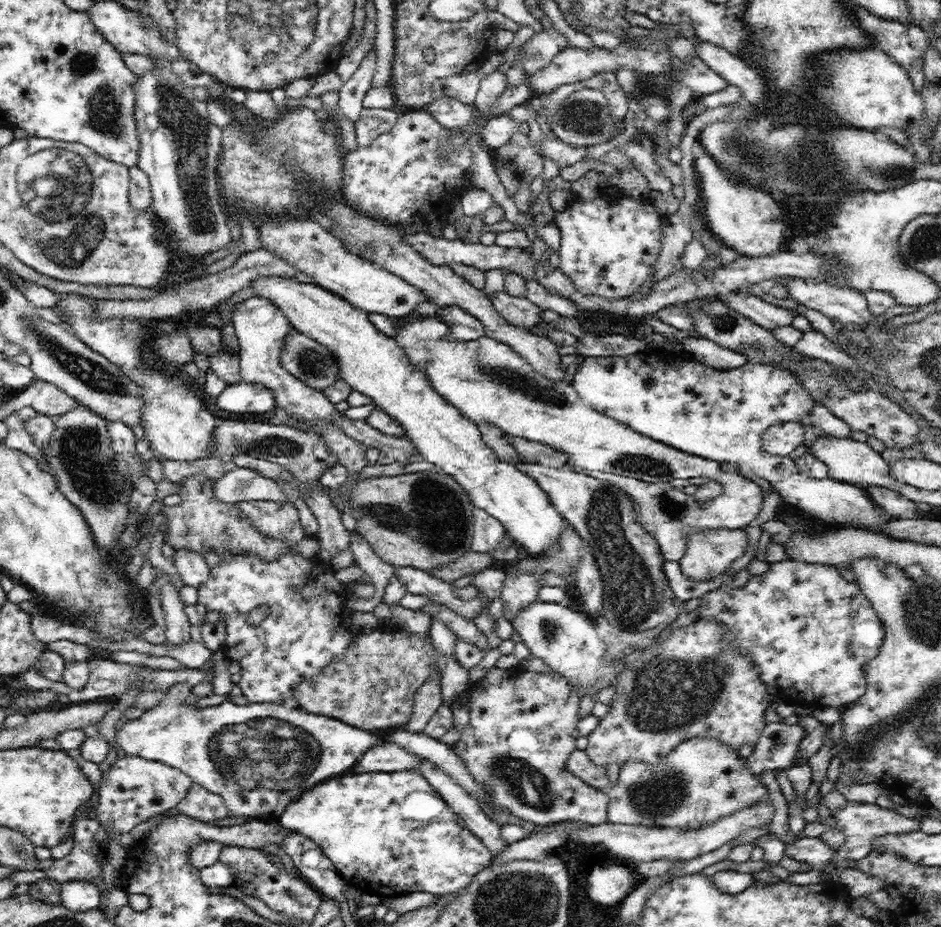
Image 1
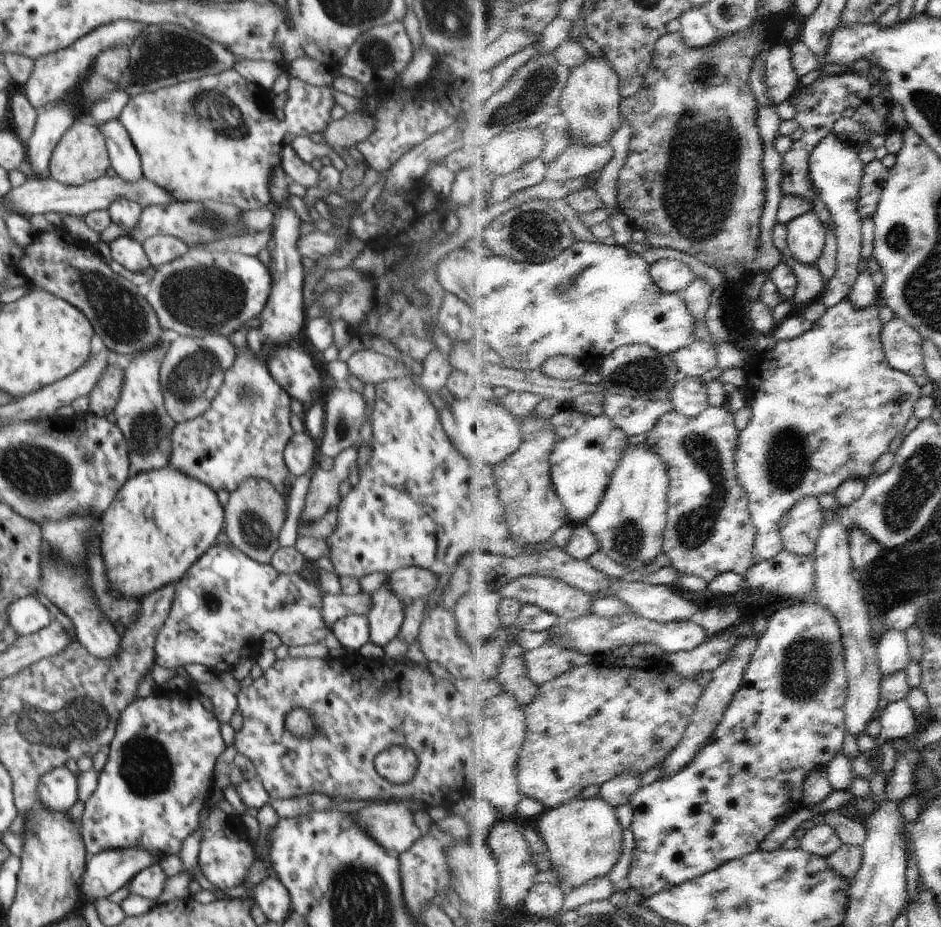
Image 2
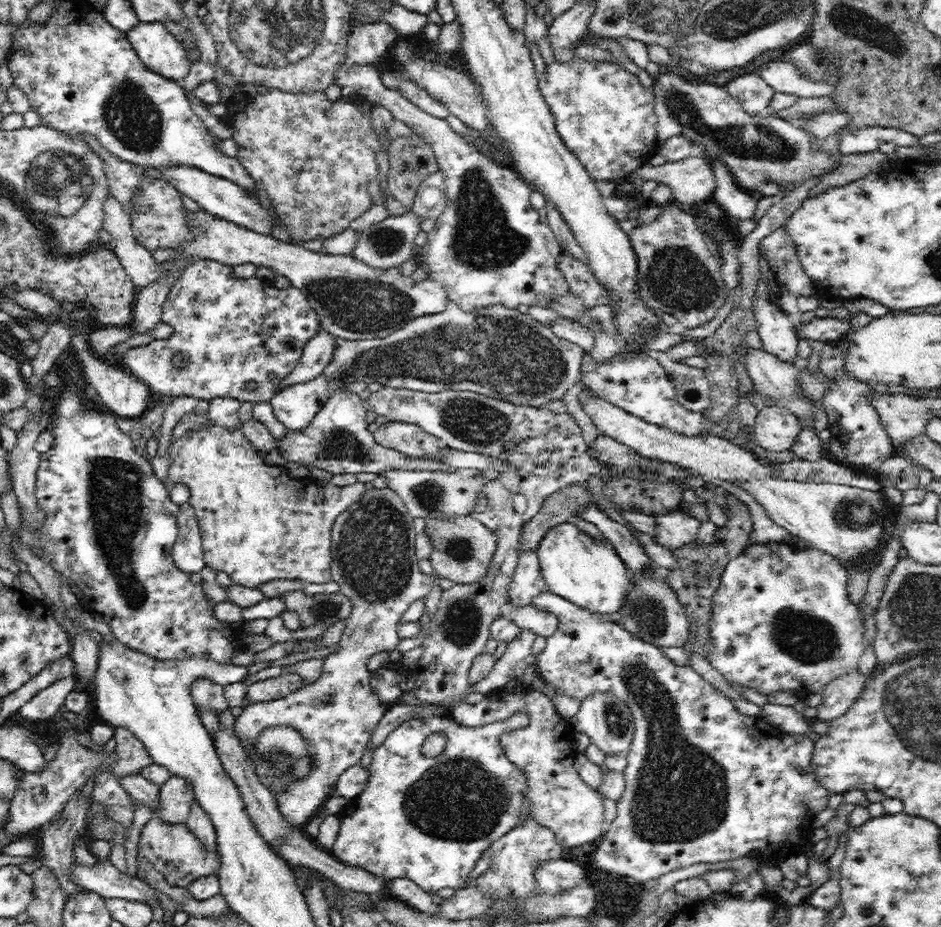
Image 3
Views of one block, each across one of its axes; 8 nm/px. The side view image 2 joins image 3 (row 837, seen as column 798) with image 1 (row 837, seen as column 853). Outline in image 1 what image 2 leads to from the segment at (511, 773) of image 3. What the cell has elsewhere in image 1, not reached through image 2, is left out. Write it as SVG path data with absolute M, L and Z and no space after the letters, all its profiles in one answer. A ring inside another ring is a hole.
M404 767L394 770L394 772L370 772L366 774L359 772L355 776L340 776L330 780L330 782L321 783L314 786L310 792L302 794L302 798L297 799L292 805L289 805L285 814L282 815L280 823L287 831L302 835L302 838L315 842L326 855L326 858L329 858L332 864L336 866L340 876L344 877L346 885L352 886L362 893L379 895L381 898L398 896L408 892L428 892L428 894L433 894L437 898L451 898L460 894L472 882L478 872L484 870L496 860L490 849L484 846L480 838L468 828L464 818L456 814L454 807L451 807L448 801L444 800L440 791L432 786L420 767Z

